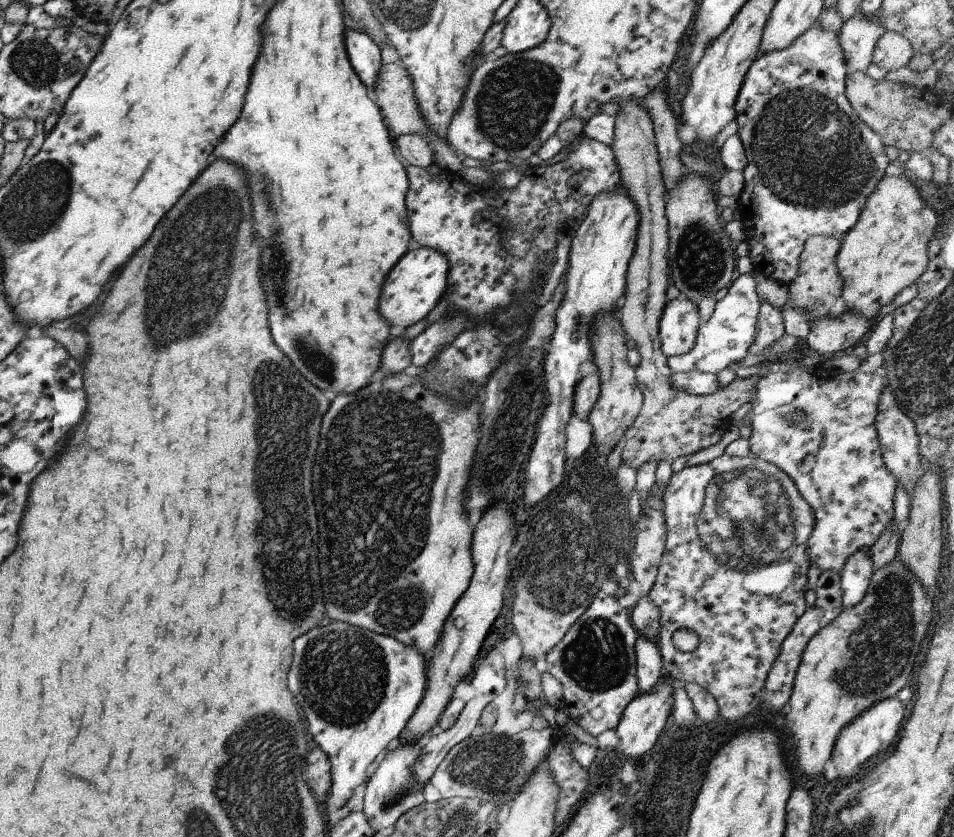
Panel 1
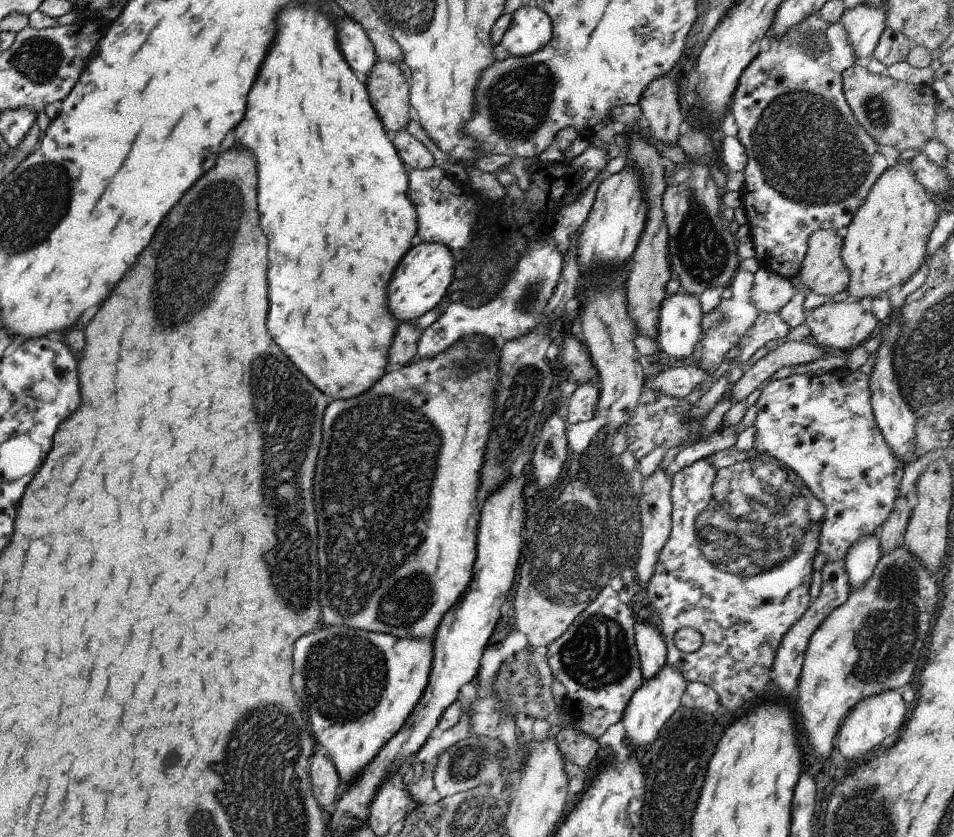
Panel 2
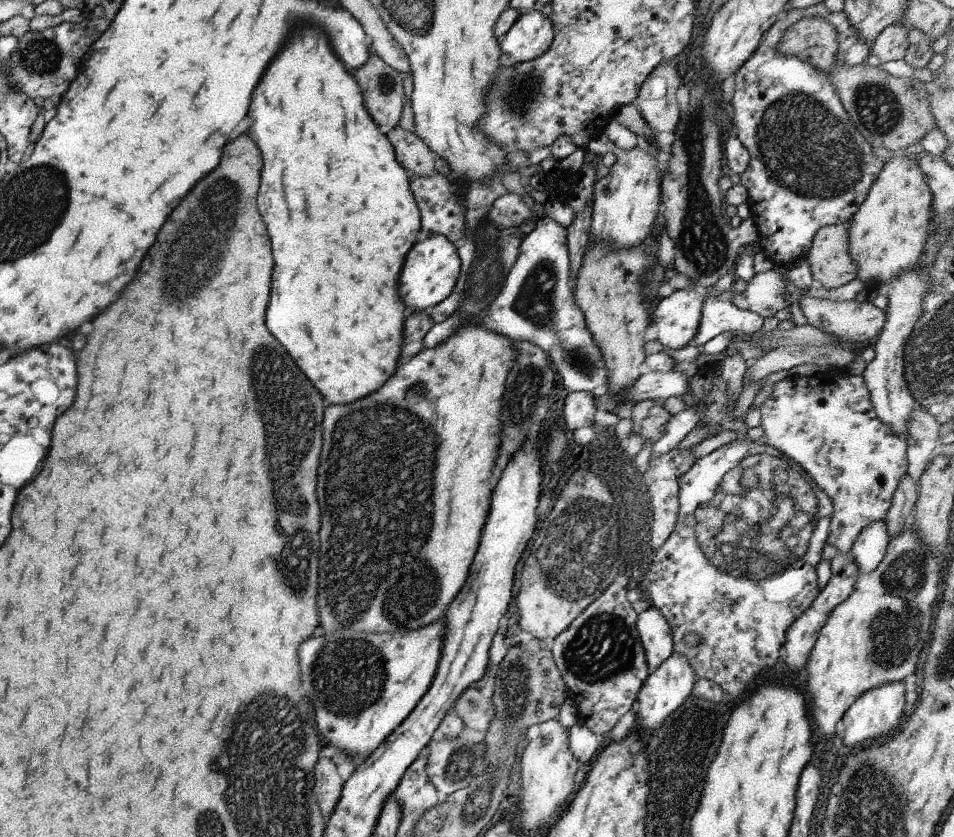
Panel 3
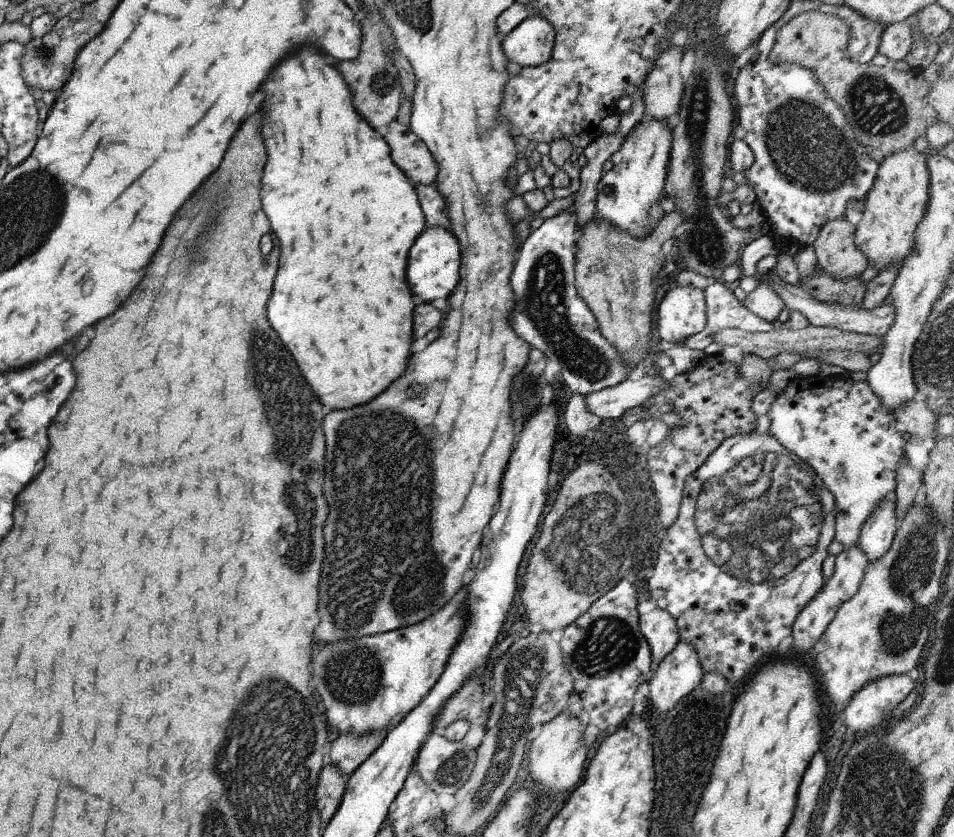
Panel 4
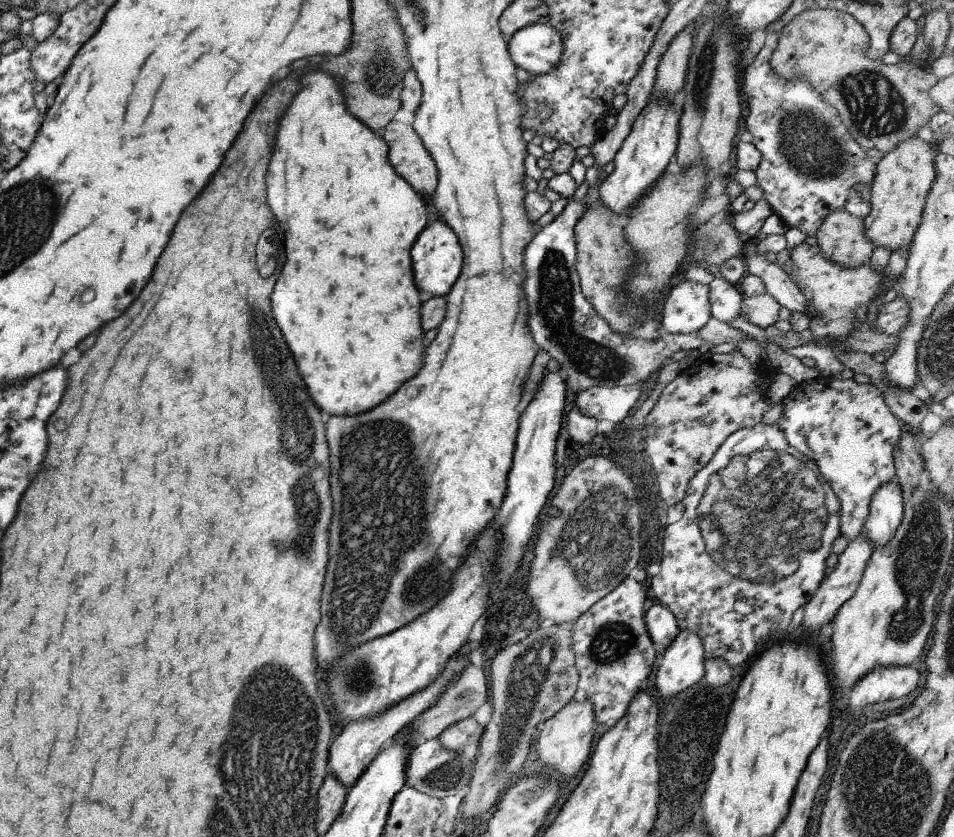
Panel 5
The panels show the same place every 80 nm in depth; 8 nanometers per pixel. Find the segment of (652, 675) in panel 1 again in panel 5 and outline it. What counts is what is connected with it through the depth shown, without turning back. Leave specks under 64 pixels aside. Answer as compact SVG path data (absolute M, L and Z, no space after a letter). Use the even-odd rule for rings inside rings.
M654 603L643 615L643 624L649 640L652 644L658 643L658 650L654 651L653 667L658 669L659 662L661 662L662 651L664 651L671 640L677 636L678 628L673 617L673 614L663 605Z

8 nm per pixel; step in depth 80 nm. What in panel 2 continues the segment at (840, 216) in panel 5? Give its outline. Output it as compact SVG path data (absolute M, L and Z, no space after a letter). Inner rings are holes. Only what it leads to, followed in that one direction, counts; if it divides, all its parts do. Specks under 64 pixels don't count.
M831 230L816 231L807 238L807 250L801 260L799 274L797 274L798 280L806 286L806 293L836 298L837 294L845 289L849 282L849 272L839 258L841 246L843 246L842 234Z

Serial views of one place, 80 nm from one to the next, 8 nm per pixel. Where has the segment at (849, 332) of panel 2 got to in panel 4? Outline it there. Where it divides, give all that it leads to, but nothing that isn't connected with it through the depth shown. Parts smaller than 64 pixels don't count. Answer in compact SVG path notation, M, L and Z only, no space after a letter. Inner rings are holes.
M769 271L763 276L757 276L757 278L761 278L767 286L771 286L771 290L777 294L778 298L783 300L783 304L785 304L790 311L797 311L804 315L807 321L809 321L809 325L813 327L829 327L841 330L841 332L853 332L855 334L865 334L865 336L883 337L885 332L889 330L889 326L893 324L895 310L893 310L891 303L865 310L857 306L843 306L843 304L833 304L833 302L819 302L819 300L811 298L800 286L785 284L774 271Z

